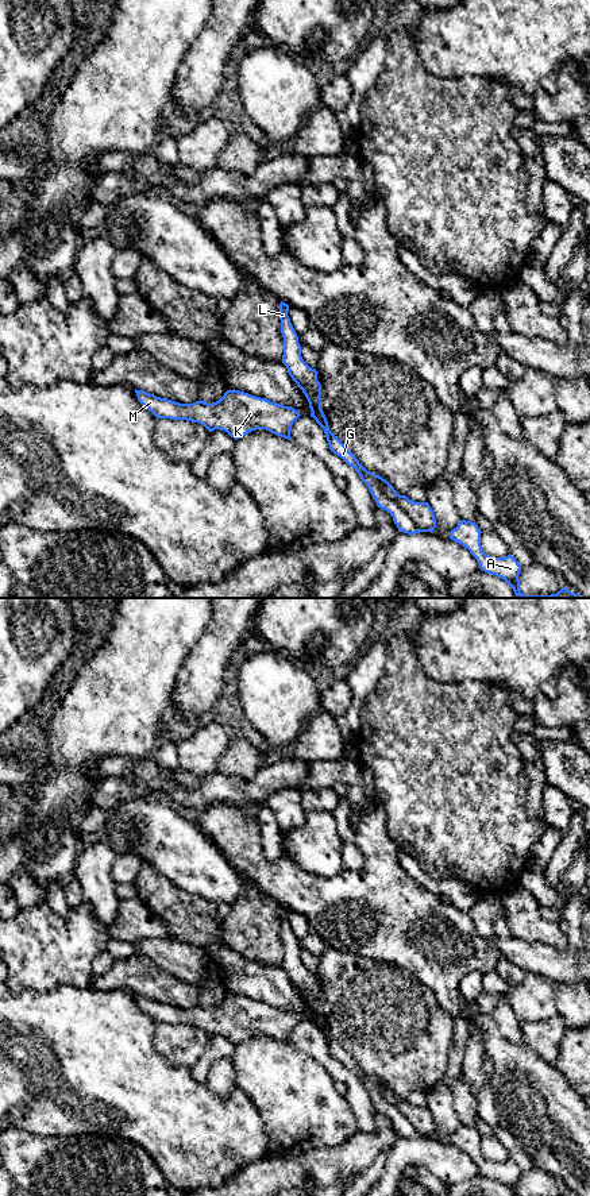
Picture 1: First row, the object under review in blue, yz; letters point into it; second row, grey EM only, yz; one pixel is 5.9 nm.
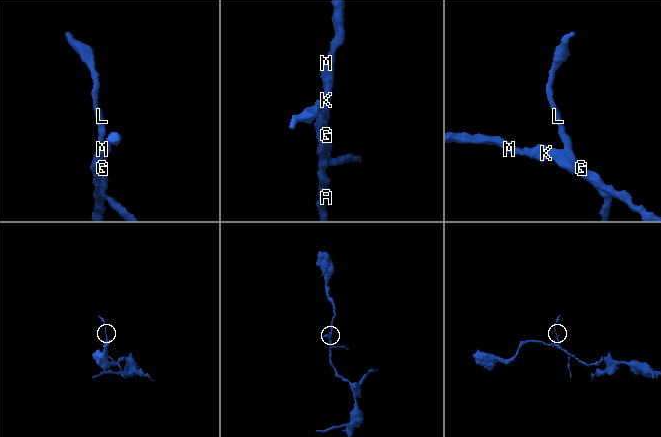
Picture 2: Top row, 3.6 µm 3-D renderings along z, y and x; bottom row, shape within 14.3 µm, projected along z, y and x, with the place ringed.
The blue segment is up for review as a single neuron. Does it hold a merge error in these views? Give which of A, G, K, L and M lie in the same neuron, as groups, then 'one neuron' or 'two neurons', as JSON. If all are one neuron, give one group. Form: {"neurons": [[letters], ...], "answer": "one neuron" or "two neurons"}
{"neurons": [["A", "K", "M"], ["G", "L"]], "answer": "two neurons"}

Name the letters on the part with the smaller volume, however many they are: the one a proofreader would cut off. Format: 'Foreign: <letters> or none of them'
Foreign: G, L

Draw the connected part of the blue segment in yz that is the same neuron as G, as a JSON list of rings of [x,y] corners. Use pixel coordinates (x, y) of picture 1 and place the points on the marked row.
[[[279,304],[279,320],[281,333],[284,337],[284,355],[282,363],[286,366],[289,375],[297,383],[297,386],[305,394],[309,408],[311,417],[324,429],[329,450],[340,456],[348,466],[351,466],[360,477],[360,479],[369,487],[369,491],[374,497],[377,506],[386,510],[398,528],[398,532],[408,535],[420,533],[421,529],[413,522],[413,520],[401,509],[401,506],[387,498],[379,485],[371,478],[369,471],[359,463],[354,454],[329,431],[327,417],[321,409],[321,385],[317,381],[316,369],[309,367],[301,356],[301,346],[298,336],[288,316],[289,305]]]

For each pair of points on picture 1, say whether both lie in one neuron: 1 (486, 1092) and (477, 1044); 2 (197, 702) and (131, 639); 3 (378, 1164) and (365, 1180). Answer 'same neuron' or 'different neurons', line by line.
1: same neuron
2: different neurons
3: same neuron

